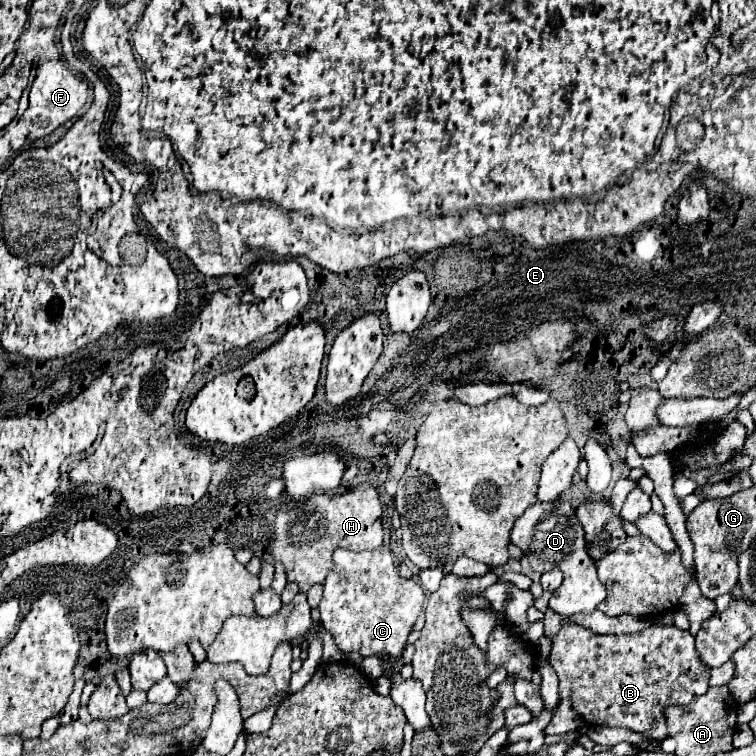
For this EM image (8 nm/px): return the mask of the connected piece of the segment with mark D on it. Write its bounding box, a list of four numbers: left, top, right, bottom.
[512,502,606,620]

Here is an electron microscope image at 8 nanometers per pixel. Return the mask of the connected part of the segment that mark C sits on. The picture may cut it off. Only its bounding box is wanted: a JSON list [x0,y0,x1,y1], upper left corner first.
[318,548,426,654]

